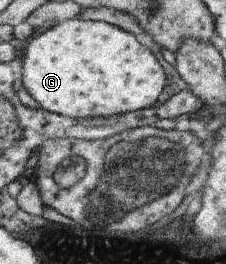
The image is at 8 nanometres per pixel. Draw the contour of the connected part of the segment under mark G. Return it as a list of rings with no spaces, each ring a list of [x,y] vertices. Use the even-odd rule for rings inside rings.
[[[78,16],[60,22],[35,36],[23,50],[21,74],[23,86],[44,110],[75,119],[108,117],[149,108],[163,88],[163,70],[134,36],[106,21],[87,21]]]

